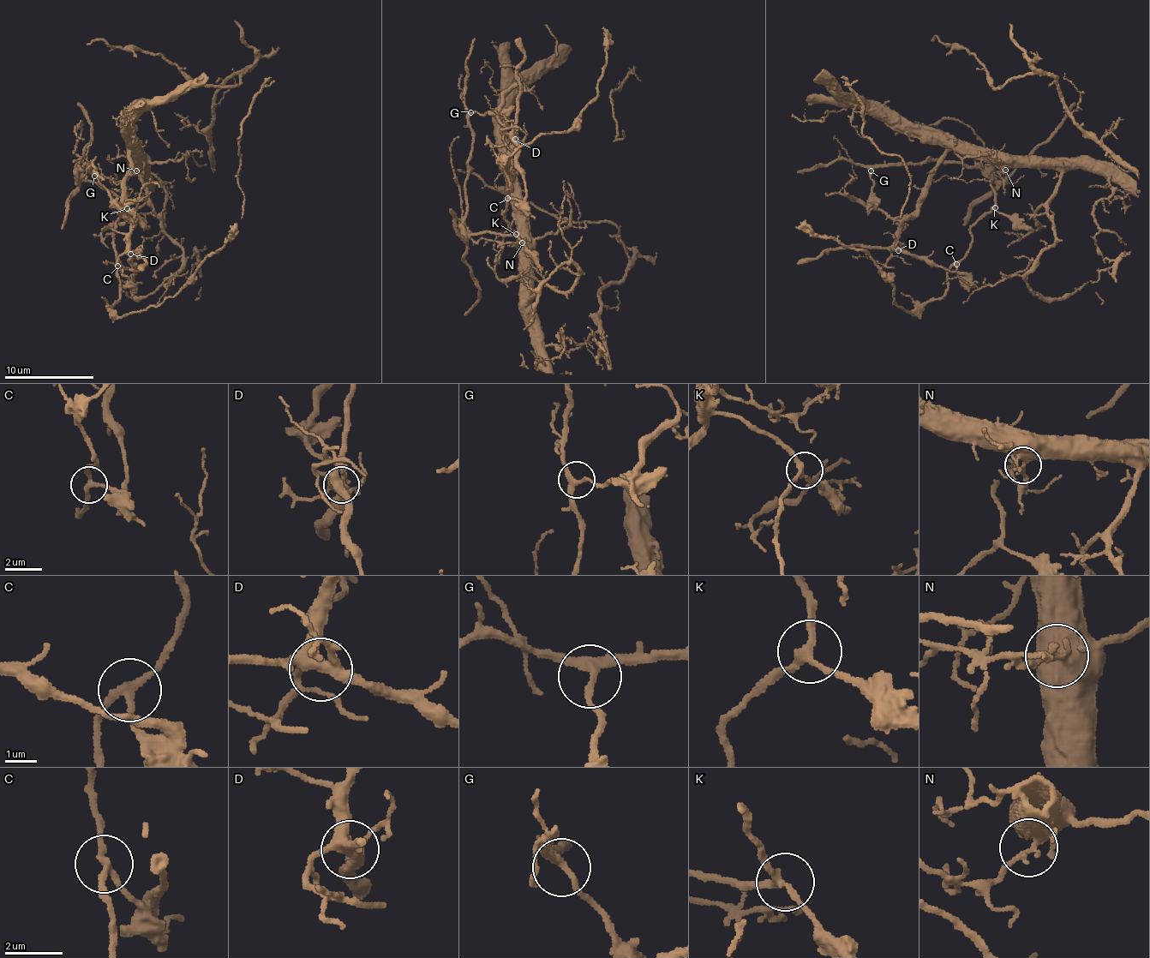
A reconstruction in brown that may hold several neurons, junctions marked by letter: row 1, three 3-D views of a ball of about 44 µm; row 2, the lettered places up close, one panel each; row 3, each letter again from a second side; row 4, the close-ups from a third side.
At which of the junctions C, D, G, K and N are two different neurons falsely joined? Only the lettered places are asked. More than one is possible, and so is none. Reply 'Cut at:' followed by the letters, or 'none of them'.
Cut at: C

